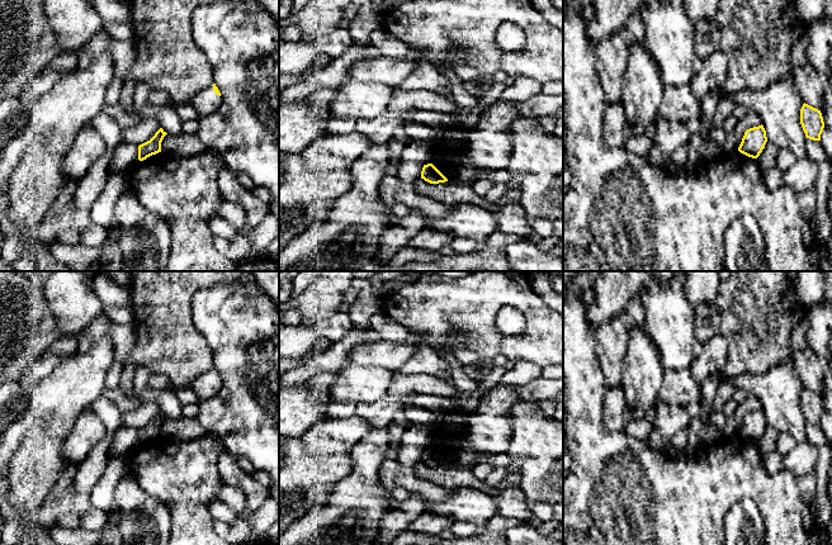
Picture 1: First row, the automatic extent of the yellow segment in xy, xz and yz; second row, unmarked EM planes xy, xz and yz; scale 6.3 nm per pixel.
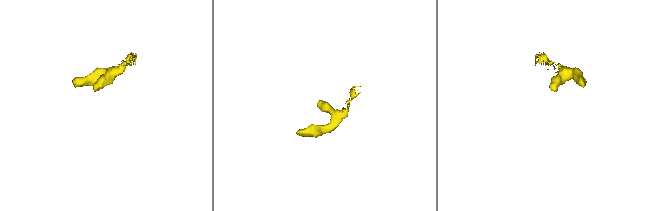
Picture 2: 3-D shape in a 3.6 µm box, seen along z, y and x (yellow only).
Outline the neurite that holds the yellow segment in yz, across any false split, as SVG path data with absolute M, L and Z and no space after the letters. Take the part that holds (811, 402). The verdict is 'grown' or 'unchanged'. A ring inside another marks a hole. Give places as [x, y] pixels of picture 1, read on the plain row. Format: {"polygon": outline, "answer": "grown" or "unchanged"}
{"polygon": "M804 387L800 393L800 408L807 422L821 425L821 418L824 412L821 394Z", "answer": "unchanged"}

